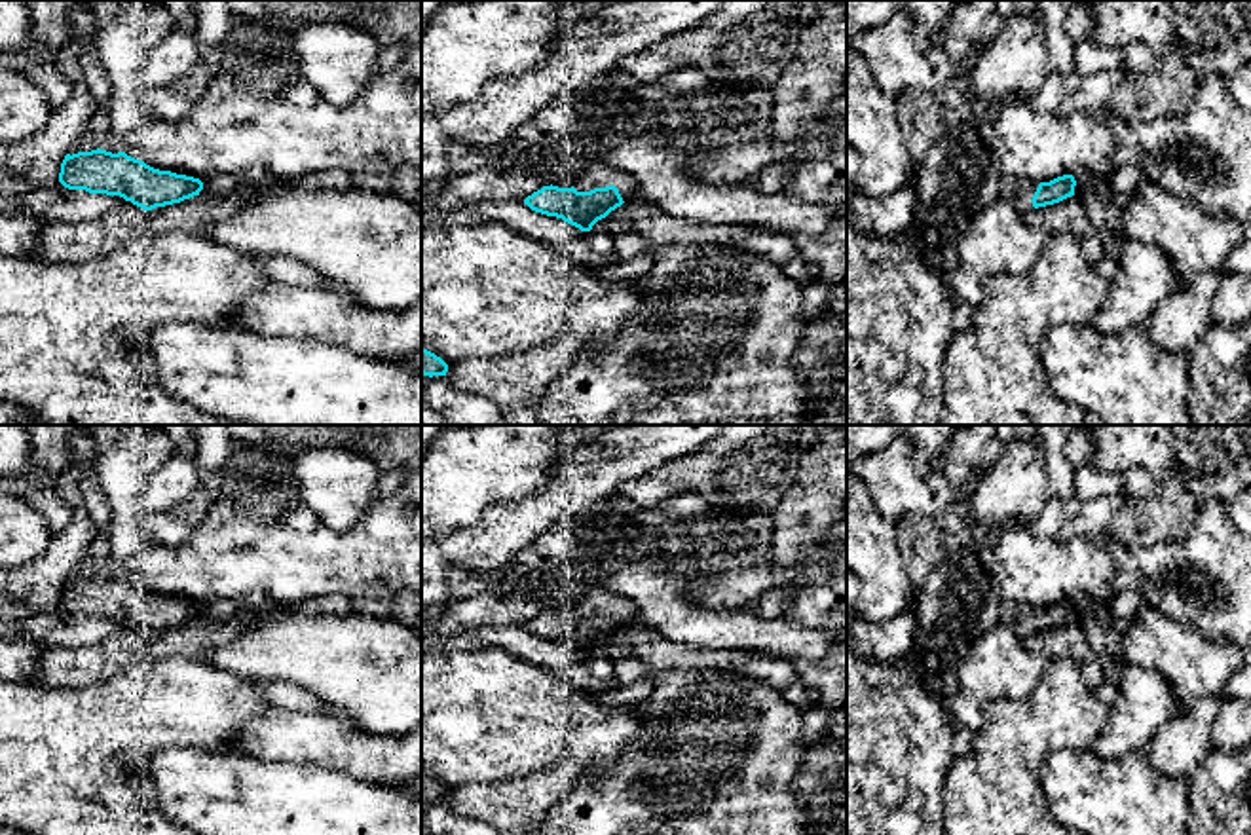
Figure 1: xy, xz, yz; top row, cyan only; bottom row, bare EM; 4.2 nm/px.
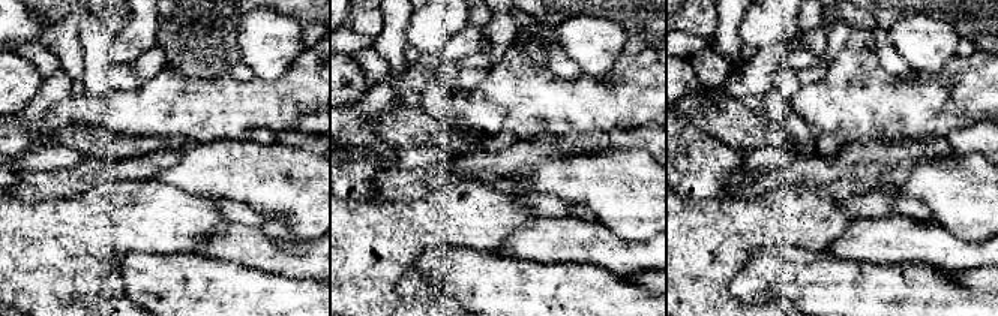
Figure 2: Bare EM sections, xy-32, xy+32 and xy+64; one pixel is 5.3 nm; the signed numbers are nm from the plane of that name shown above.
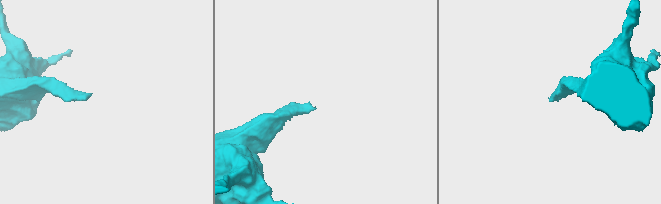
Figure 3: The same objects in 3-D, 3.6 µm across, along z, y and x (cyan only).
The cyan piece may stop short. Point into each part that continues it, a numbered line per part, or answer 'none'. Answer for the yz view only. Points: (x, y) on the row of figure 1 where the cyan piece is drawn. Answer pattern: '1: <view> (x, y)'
1: yz (1020, 192)

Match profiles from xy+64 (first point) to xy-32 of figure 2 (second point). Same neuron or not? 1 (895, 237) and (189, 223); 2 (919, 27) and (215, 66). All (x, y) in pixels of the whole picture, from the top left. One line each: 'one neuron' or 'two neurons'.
1: two neurons
2: two neurons

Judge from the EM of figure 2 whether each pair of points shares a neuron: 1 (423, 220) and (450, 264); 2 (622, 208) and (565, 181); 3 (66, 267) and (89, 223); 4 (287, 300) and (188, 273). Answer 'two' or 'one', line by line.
1: two
2: one
3: one
4: one

